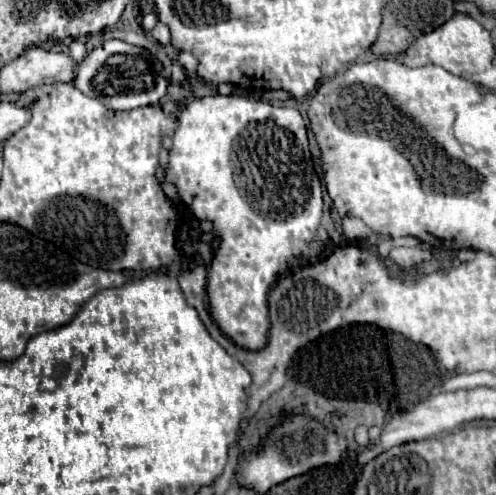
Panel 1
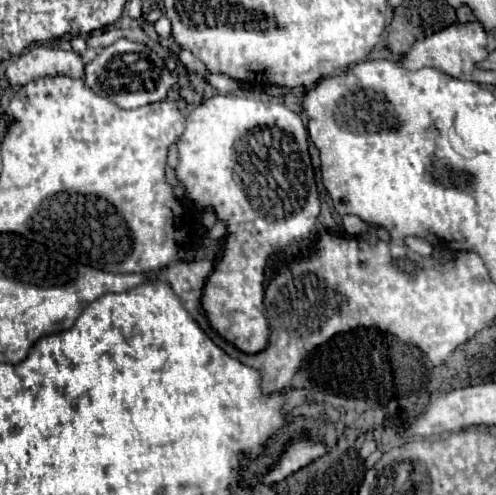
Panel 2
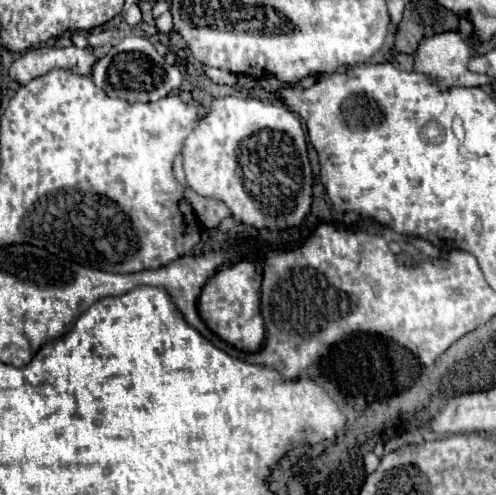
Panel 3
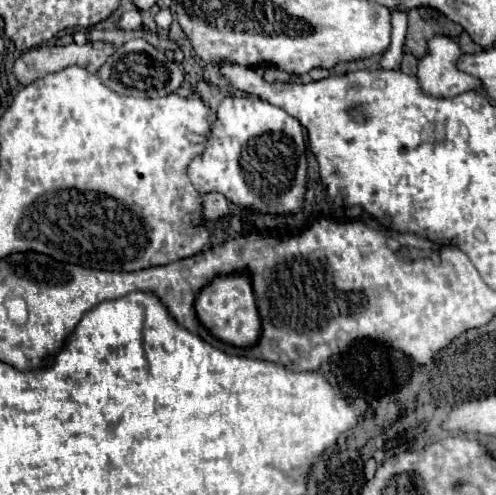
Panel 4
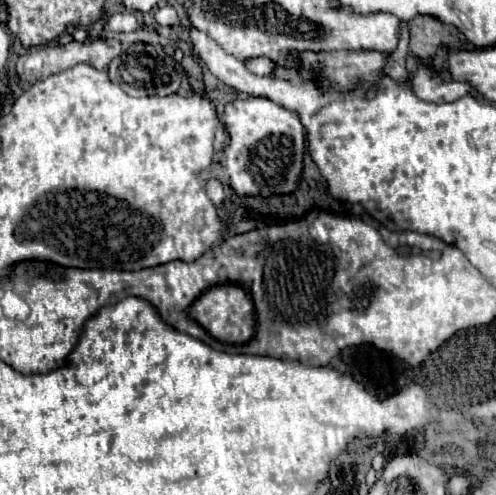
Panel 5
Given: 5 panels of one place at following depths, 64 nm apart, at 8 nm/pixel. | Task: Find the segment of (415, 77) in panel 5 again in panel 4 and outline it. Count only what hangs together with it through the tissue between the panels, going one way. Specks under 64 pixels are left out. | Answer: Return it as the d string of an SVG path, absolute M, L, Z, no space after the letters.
M438 36L430 40L428 54L418 62L416 74L424 94L432 98L454 98L480 86L480 80L454 68L460 54L462 50L452 38Z

